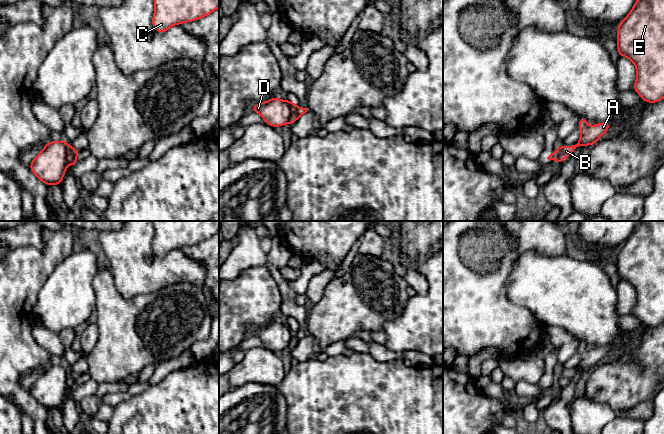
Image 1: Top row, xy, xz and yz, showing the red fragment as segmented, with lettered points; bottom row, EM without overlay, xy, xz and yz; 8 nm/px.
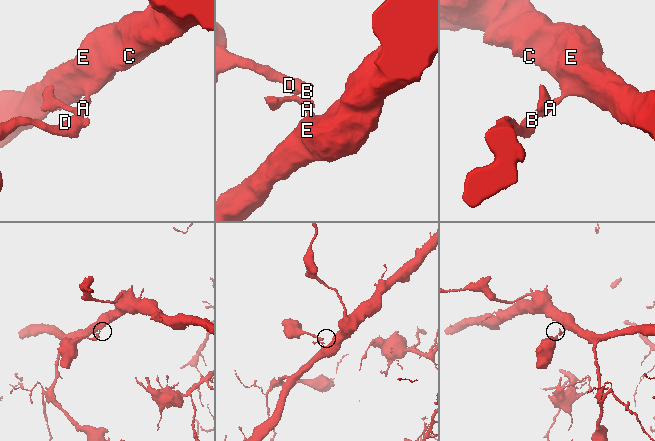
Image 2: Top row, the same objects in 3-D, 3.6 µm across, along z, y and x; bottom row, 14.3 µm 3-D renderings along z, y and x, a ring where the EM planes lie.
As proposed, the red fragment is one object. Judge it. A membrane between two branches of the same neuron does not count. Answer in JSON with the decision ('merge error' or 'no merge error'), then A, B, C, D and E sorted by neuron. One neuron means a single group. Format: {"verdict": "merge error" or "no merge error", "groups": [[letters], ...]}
{"verdict": "merge error", "groups": [["A", "B", "C", "E"], ["D"]]}

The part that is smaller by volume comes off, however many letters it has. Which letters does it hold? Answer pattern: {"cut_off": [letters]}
{"cut_off": ["D"]}

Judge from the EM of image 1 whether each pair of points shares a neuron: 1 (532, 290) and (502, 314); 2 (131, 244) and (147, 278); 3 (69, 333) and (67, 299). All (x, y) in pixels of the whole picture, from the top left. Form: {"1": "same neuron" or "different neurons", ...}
{"1": "different neurons", "2": "same neuron", "3": "different neurons"}

